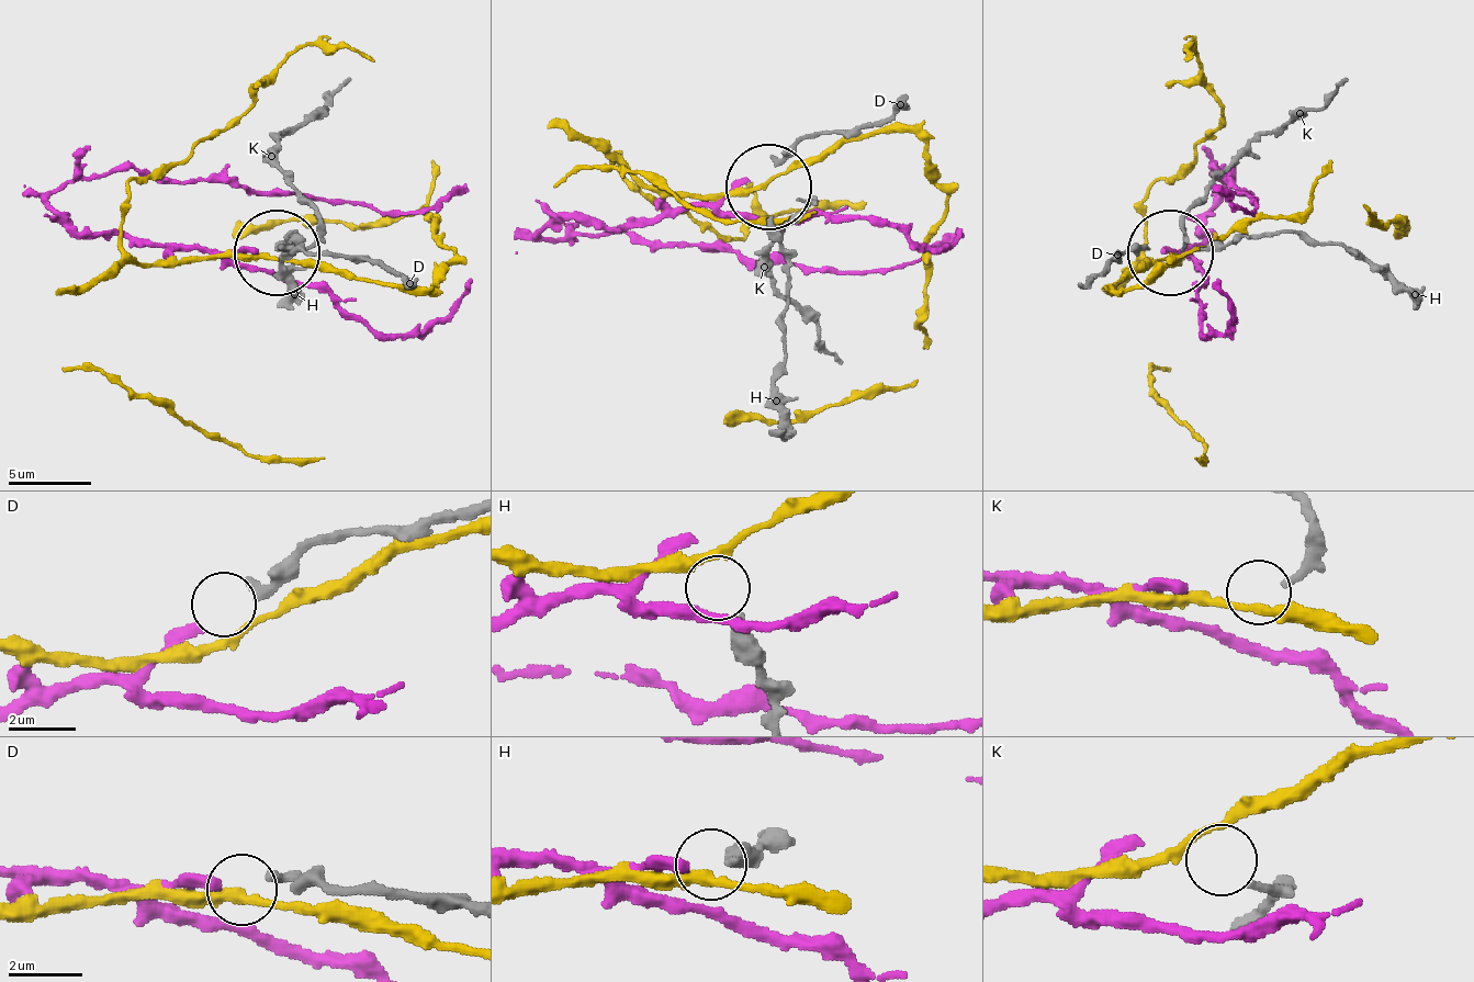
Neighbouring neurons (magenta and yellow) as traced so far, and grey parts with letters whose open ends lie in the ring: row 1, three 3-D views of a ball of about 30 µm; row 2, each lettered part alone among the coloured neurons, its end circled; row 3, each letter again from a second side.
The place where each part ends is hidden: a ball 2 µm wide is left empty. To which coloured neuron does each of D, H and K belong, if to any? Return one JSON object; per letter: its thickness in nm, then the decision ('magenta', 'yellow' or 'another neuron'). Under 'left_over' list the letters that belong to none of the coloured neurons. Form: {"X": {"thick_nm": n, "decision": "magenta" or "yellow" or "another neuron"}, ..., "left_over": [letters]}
{"D": {"thick_nm": 320, "decision": "magenta"}, "H": {"thick_nm": 360, "decision": "yellow"}, "K": {"thick_nm": 240, "decision": "another neuron"}, "left_over": ["K"]}

